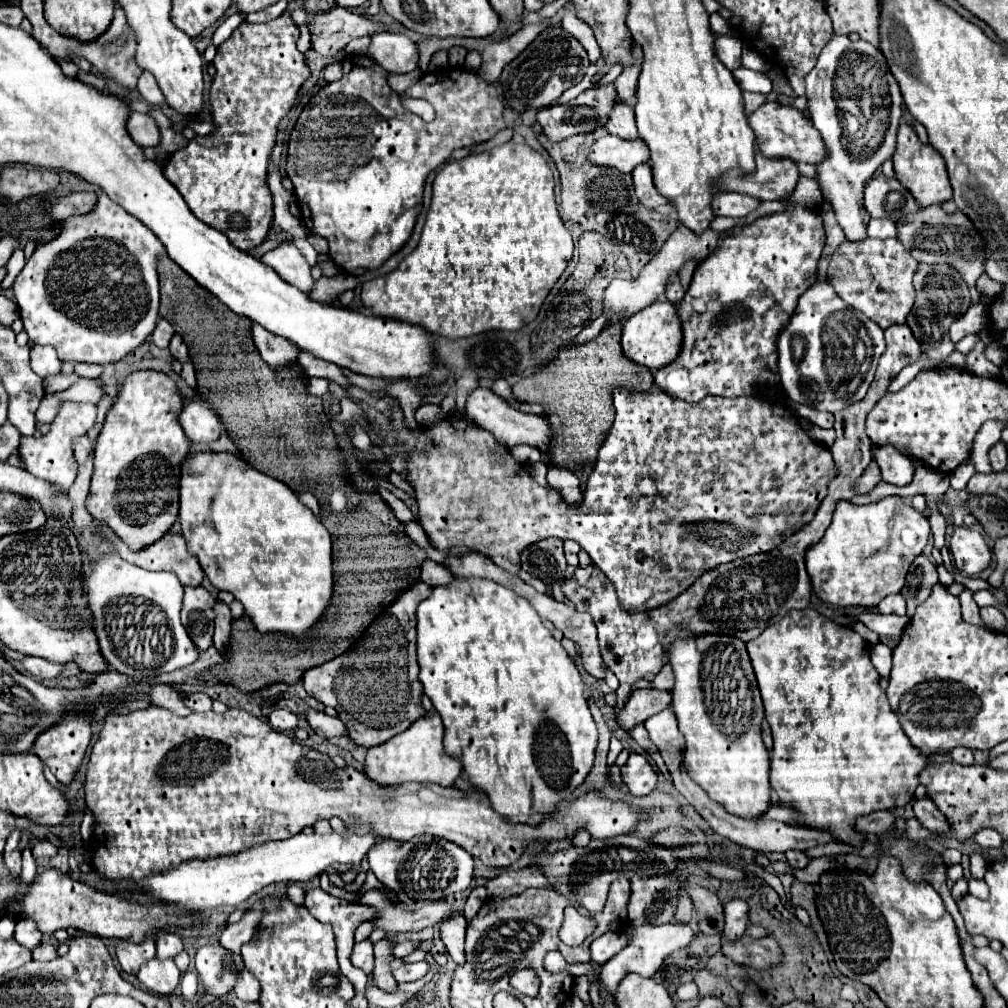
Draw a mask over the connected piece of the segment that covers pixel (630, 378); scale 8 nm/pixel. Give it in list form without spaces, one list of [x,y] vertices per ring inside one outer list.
[[[612,321],[600,331],[596,339],[582,345],[574,343],[562,347],[546,367],[536,369],[514,385],[514,397],[518,401],[540,403],[546,407],[546,419],[554,431],[552,447],[548,451],[550,465],[580,471],[580,467],[594,463],[598,449],[614,421],[612,391],[616,387],[646,391],[654,385],[652,371],[630,361],[622,353],[620,337],[622,321]]]

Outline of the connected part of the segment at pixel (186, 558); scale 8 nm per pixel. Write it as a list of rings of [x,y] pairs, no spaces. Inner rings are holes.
[[[98,525],[96,531],[104,535],[116,547],[118,555],[128,563],[134,563],[148,571],[170,571],[180,579],[182,585],[190,585],[190,587],[198,587],[204,579],[204,571],[200,569],[198,557],[188,553],[182,535],[166,533],[160,541],[150,545],[148,549],[134,553],[106,525]]]

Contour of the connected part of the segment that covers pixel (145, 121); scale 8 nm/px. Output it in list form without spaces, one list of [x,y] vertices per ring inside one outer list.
[[[130,113],[128,133],[140,147],[158,147],[160,145],[160,129],[156,121],[146,113]]]

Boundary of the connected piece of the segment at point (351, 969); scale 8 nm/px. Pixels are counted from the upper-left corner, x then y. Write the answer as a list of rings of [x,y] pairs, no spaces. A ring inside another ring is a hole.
[[[314,887],[314,889],[308,889],[306,895],[304,895],[304,907],[308,909],[308,913],[312,913],[312,917],[316,917],[318,921],[322,923],[330,923],[336,931],[336,941],[338,941],[338,963],[340,963],[340,971],[354,983],[356,991],[364,991],[366,989],[366,983],[368,983],[368,975],[364,975],[360,969],[356,969],[354,965],[350,965],[350,953],[352,953],[352,945],[354,945],[354,931],[360,923],[364,921],[374,921],[378,917],[378,911],[374,911],[372,907],[368,905],[362,905],[362,903],[350,903],[350,901],[344,901],[344,899],[338,899],[338,897],[332,897],[330,893],[326,893],[324,889],[320,887]]]

